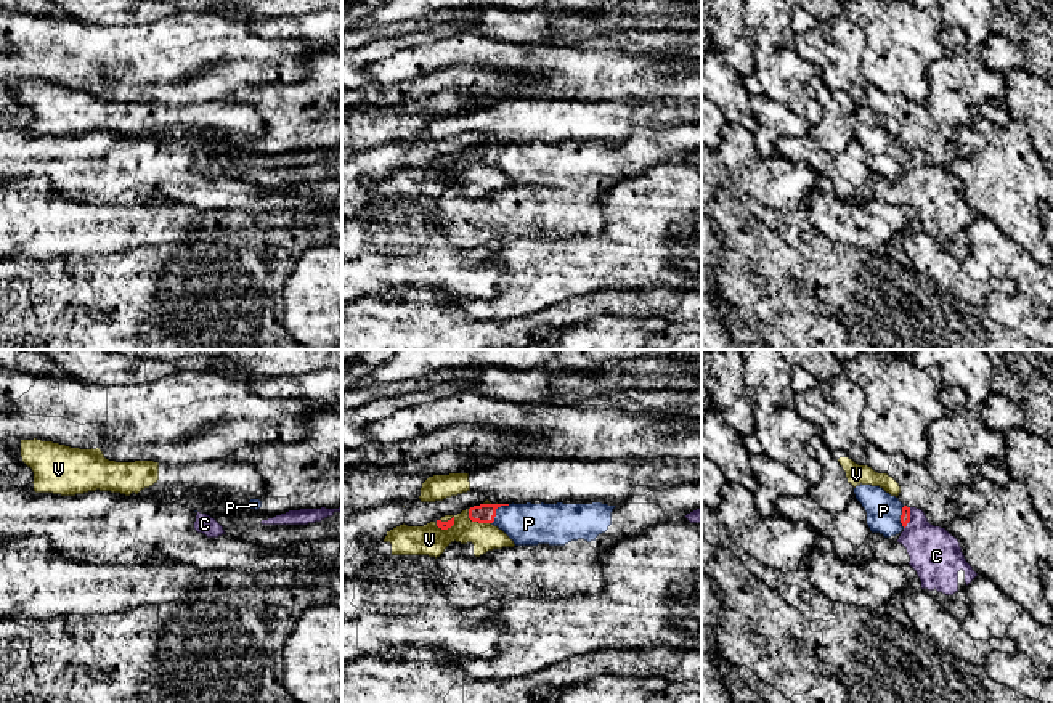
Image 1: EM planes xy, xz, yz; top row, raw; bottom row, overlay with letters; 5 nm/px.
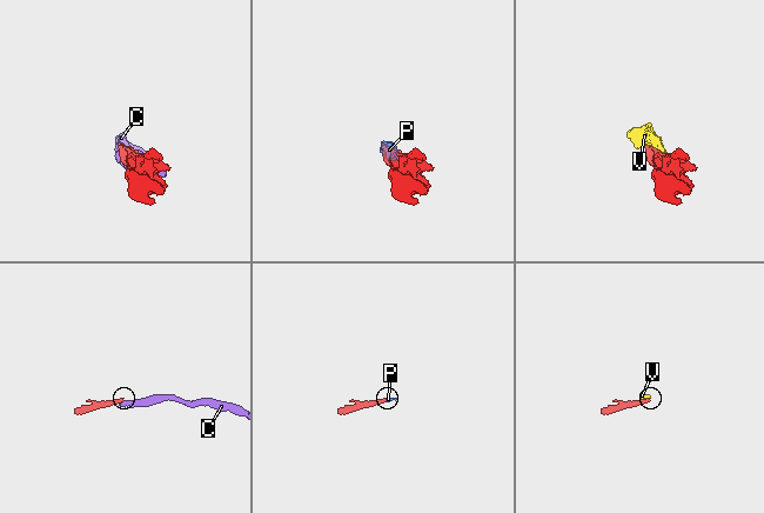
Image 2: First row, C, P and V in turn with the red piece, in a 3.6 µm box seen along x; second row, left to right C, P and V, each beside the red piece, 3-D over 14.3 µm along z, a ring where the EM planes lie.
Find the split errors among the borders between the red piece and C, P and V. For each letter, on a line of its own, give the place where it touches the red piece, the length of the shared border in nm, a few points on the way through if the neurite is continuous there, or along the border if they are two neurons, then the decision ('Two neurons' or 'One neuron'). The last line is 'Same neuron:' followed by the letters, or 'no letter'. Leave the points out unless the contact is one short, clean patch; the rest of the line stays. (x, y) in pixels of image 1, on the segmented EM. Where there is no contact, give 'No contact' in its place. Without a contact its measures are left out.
C: Touches red at yz (909, 519). Shared border 120 nm. Boundary: yz (910, 507), (910, 520), (904, 528). Two neurons
P: Touches red at xz (495, 511). Shared border 140 nm. Path across: xz (485, 512), (495, 511), (528, 524). One neuron
V: Touches red at xz (475, 520). Shared border 140 nm. Two neurons
Same neuron: P

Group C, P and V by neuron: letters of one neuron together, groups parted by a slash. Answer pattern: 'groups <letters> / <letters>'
groups C / P / V

